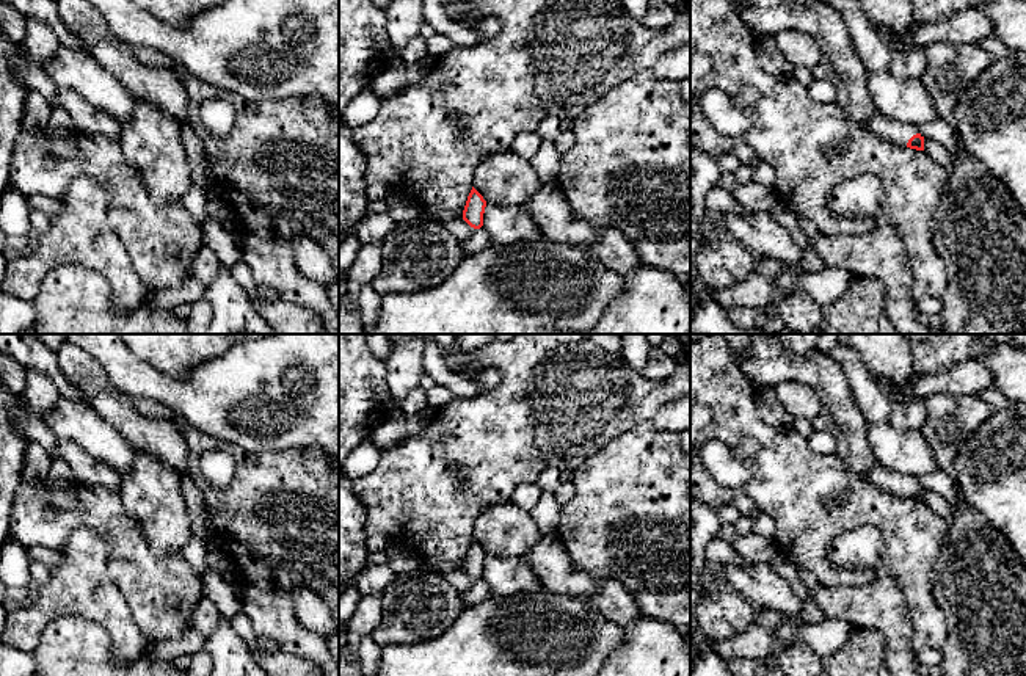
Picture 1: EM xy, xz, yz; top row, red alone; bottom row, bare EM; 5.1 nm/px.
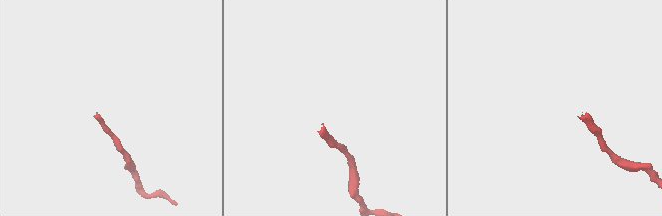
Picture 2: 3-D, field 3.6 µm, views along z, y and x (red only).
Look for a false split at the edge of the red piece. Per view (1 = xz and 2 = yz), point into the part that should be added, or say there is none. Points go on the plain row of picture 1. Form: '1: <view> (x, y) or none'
1: none
2: yz (891, 482)

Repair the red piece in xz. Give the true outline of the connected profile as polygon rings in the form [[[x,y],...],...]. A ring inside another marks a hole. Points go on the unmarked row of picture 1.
[[[472,538],[464,562],[463,571],[474,580],[480,580],[483,577],[483,565],[485,565],[486,552],[483,547]]]

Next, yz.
[[[877,461],[868,471],[868,478],[890,494],[924,502],[924,488],[918,483],[918,478],[888,471]]]

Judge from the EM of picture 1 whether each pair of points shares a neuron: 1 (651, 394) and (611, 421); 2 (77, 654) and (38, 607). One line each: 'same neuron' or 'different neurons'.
1: same neuron
2: different neurons

